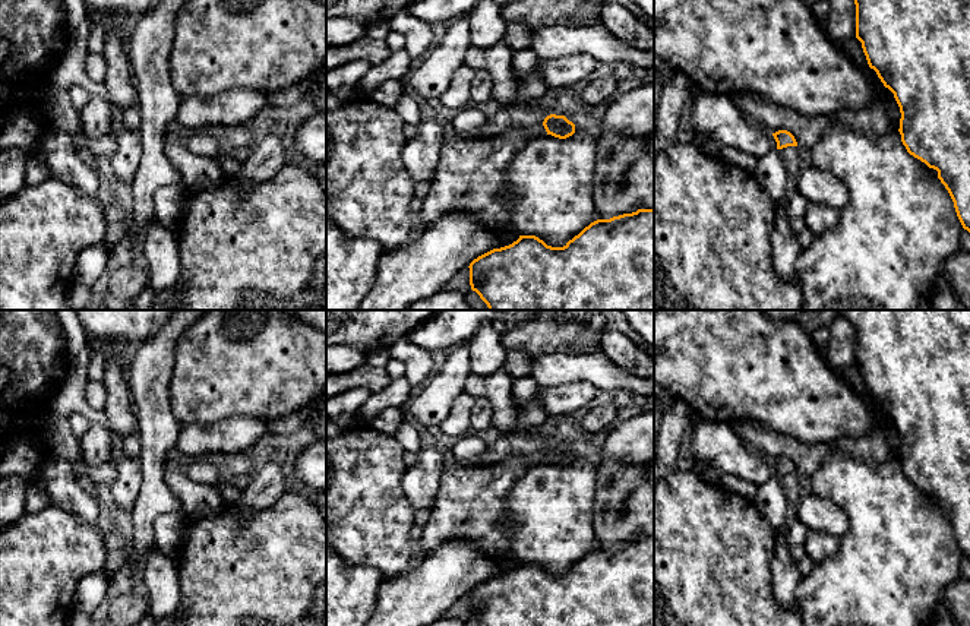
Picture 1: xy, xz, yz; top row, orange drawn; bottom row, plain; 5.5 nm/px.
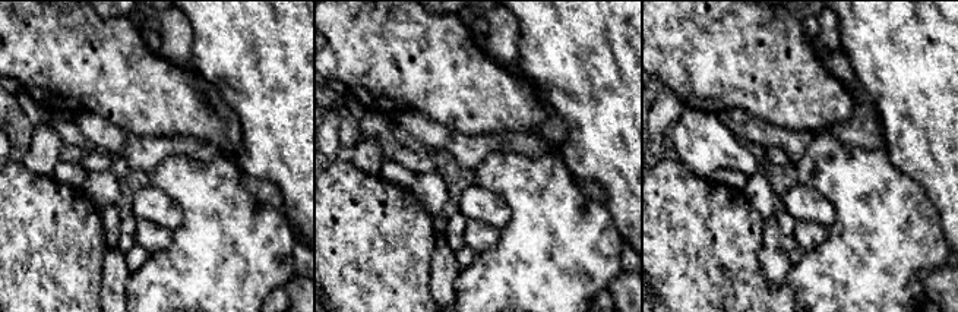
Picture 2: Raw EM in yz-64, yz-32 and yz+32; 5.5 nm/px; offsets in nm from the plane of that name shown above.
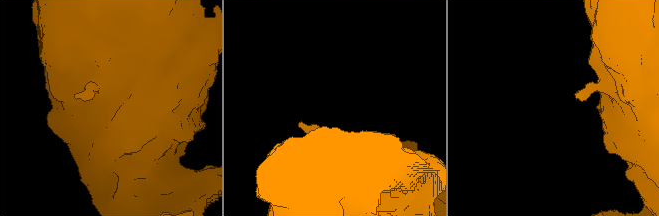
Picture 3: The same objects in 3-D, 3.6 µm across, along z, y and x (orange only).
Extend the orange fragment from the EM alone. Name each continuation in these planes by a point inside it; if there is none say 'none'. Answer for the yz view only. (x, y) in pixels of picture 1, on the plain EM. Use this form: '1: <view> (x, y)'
1: yz (716, 448)

